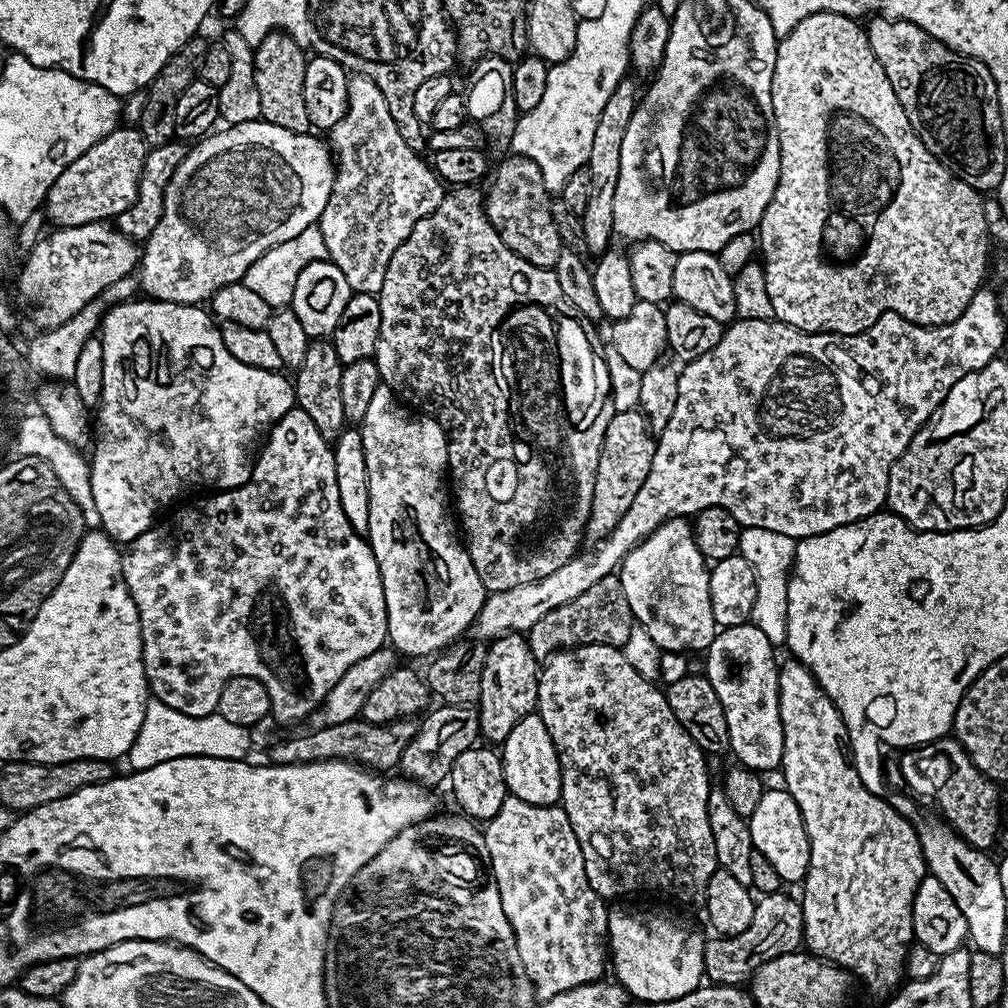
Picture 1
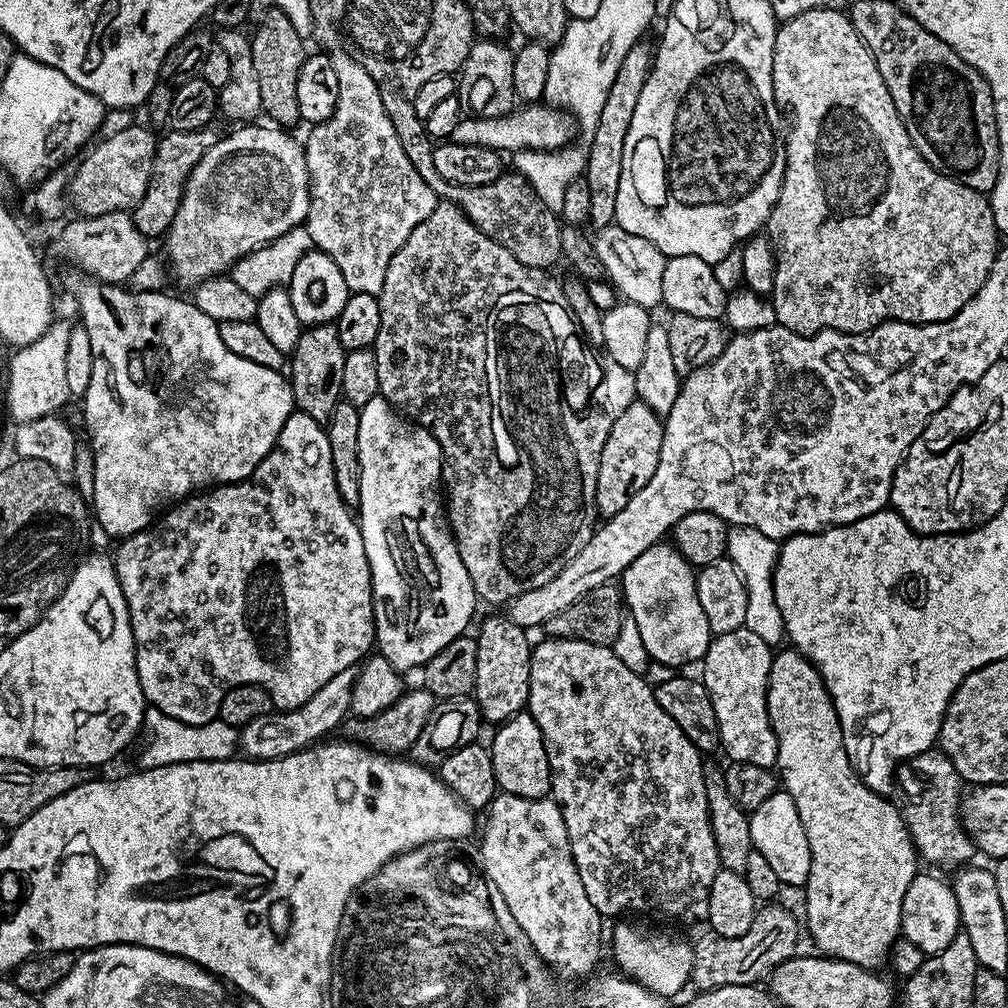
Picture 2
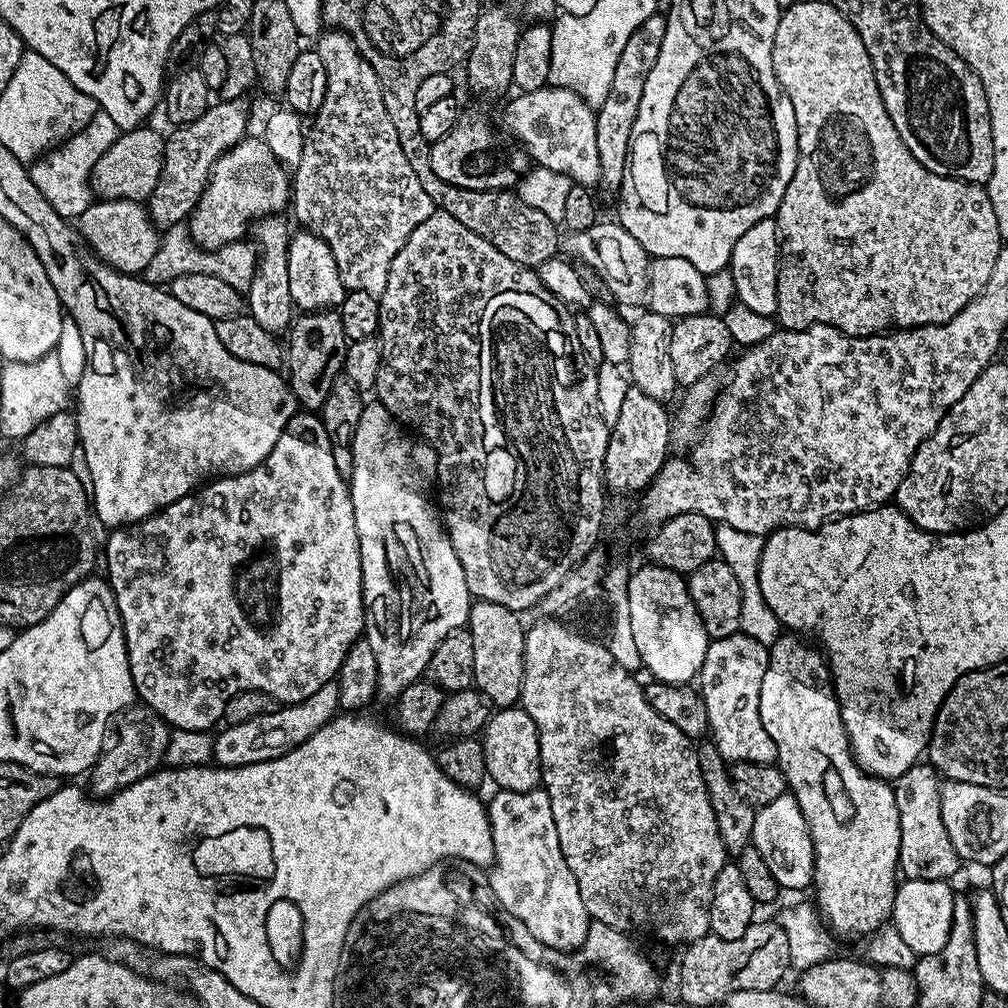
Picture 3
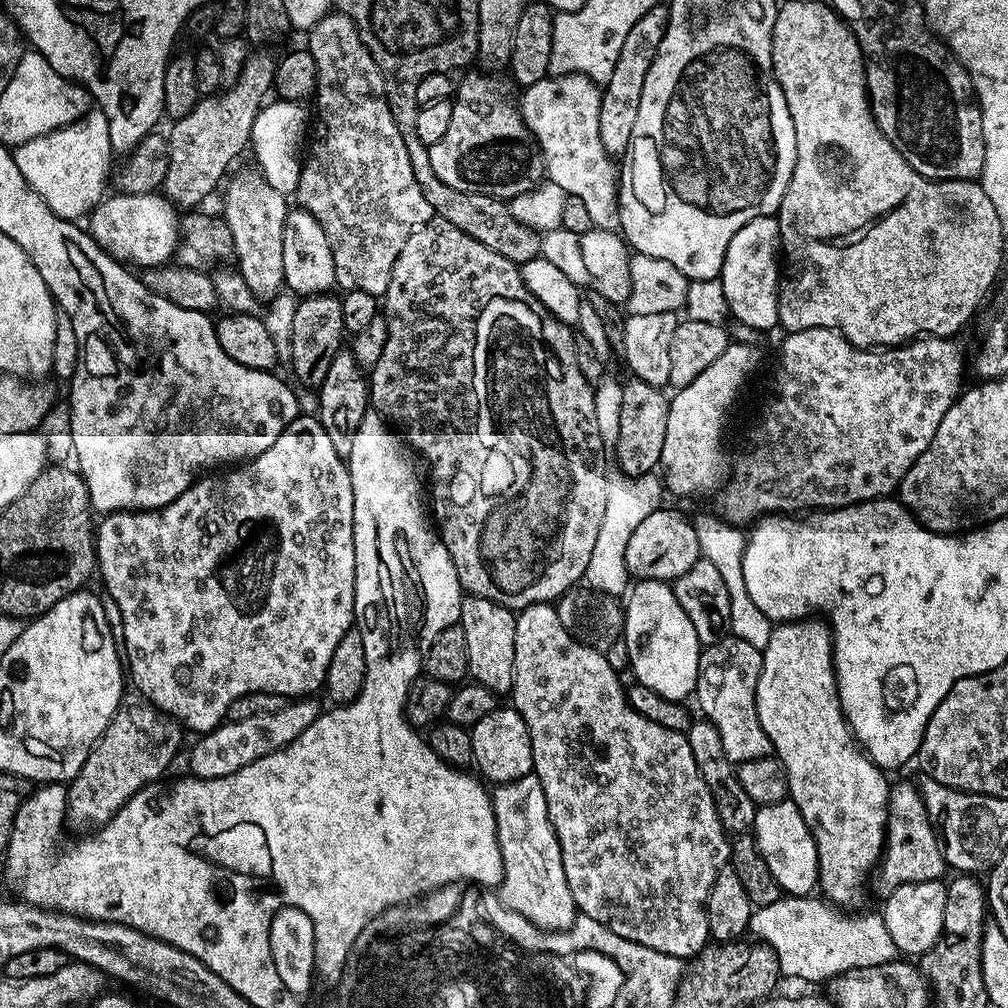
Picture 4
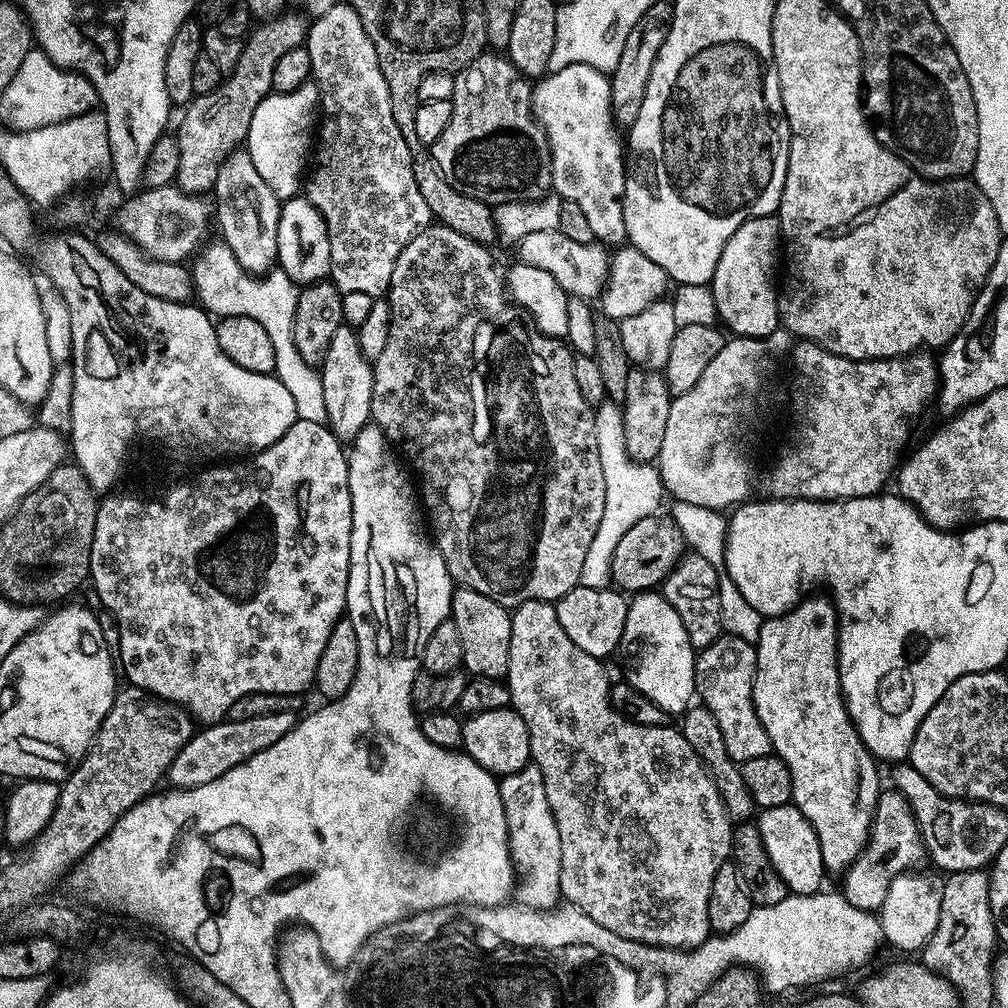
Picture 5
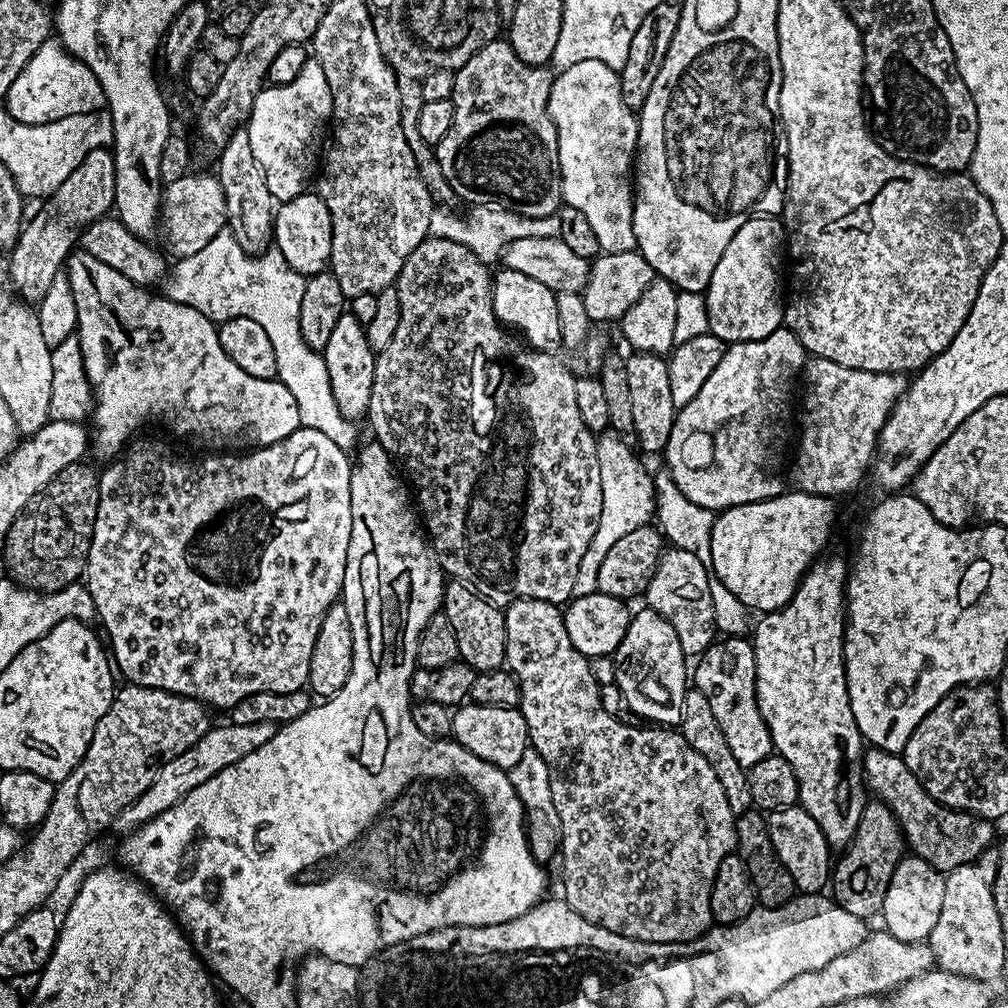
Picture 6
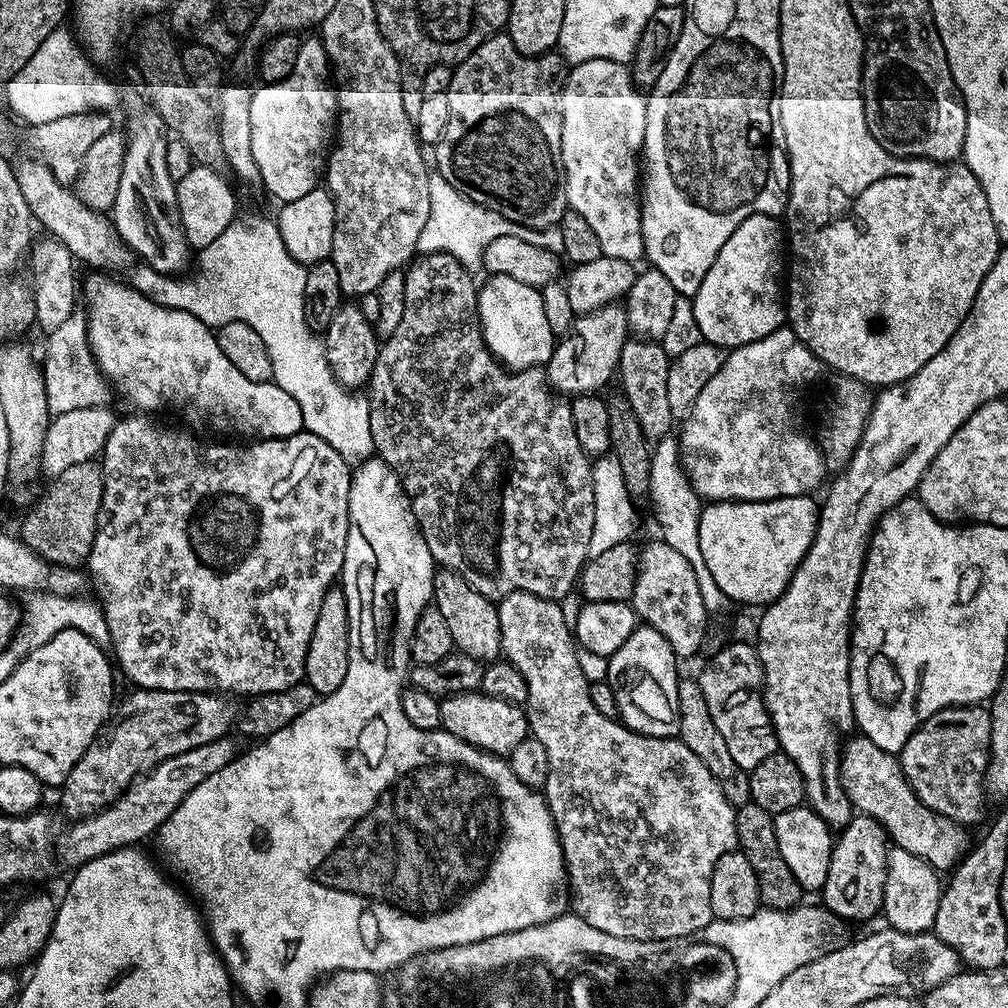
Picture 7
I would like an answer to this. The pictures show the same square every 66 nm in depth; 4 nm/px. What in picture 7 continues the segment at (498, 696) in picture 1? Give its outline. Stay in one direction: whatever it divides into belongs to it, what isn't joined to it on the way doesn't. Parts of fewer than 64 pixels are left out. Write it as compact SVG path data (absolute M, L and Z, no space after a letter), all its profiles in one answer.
M440 568L432 579L432 604L442 610L442 618L450 629L453 649L481 662L491 662L501 655L502 630L498 626L498 607L488 597L478 594L466 578L449 568Z

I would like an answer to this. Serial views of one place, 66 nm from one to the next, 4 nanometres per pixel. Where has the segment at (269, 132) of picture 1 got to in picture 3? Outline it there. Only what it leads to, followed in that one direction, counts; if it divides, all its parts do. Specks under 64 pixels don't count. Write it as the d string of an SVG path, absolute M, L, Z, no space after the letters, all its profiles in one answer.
M245 138L214 162L208 185L187 221L194 243L205 250L221 248L249 235L250 225L266 216L283 213L290 204L290 172L263 138Z

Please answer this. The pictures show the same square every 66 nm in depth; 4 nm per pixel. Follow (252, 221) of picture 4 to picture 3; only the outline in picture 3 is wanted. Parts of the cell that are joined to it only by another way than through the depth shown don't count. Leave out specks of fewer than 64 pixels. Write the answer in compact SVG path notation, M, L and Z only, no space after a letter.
M273 214L263 217L254 224L255 243L258 245L256 273L246 289L246 312L262 326L262 330L273 334L287 333L294 319L294 305L290 298L290 274L288 273L288 242L290 231L285 217Z

